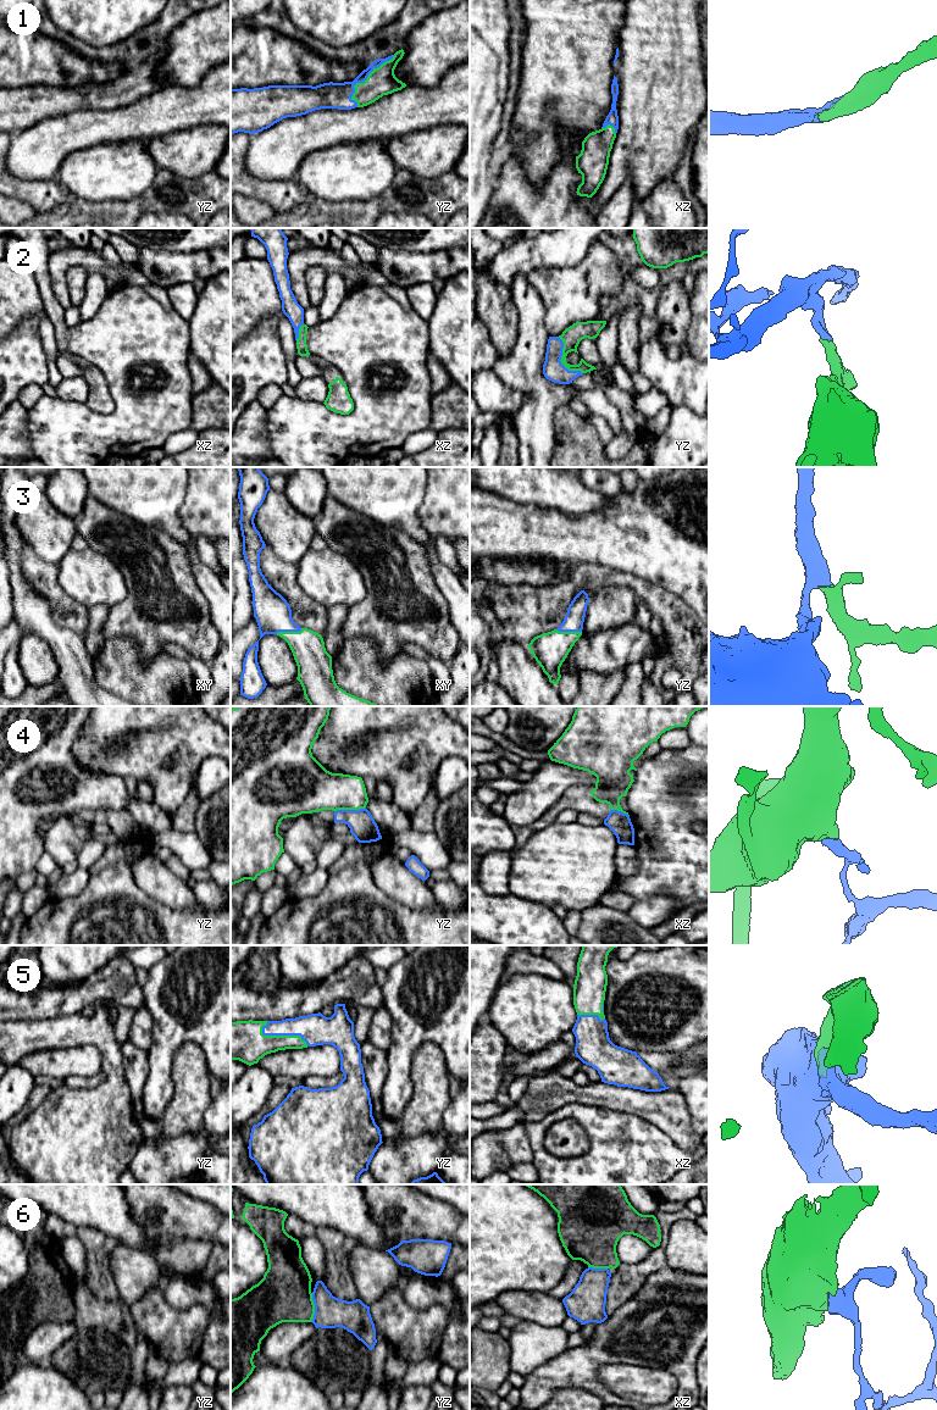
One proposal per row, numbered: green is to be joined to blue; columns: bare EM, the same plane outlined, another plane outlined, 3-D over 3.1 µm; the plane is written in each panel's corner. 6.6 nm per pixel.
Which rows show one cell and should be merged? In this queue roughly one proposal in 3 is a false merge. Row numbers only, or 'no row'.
1, 2, 3, 5

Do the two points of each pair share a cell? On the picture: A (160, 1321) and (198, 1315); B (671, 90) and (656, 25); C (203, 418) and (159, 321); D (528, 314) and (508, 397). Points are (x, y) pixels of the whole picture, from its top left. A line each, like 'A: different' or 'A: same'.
A: same
B: same
C: different
D: different

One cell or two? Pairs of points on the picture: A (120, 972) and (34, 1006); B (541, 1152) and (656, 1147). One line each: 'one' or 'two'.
A: one
B: one

